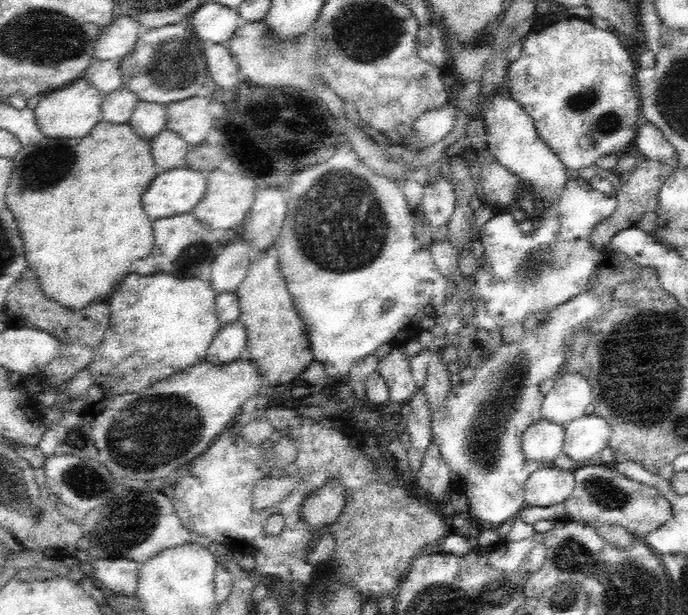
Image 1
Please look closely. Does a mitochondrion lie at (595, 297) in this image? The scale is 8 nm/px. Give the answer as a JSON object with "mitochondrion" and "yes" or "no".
{"mitochondrion":"no"}

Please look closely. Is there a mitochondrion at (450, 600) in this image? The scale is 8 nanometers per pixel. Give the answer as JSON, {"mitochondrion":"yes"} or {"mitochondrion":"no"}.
{"mitochondrion":"yes"}

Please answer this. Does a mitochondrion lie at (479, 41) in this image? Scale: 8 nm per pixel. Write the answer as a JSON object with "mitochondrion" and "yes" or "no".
{"mitochondrion":"no"}

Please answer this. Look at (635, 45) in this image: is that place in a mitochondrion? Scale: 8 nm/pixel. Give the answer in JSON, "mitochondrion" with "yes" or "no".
{"mitochondrion":"no"}

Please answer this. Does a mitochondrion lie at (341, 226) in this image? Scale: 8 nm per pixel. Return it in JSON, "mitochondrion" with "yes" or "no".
{"mitochondrion":"yes"}

